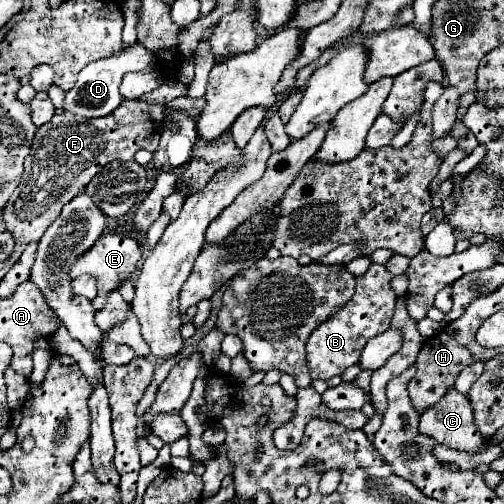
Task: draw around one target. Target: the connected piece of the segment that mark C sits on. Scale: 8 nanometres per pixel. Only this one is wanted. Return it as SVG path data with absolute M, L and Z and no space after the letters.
M455 388L421 416L419 432L433 436L437 444L461 452L477 452L485 444L479 428L475 426L471 402Z

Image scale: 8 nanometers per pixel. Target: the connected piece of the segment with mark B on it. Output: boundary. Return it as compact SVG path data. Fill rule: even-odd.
M371 264L371 268L357 278L355 294L347 306L343 306L337 314L333 314L327 322L323 322L307 342L307 360L311 378L317 380L331 380L345 372L345 368L353 366L361 358L361 350L365 348L367 340L385 332L393 318L395 308L395 292L391 290L393 274L383 264Z

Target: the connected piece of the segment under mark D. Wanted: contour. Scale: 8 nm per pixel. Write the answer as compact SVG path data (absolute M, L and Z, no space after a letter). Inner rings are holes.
M135 42L133 46L121 50L117 56L101 58L101 60L95 60L91 64L87 64L79 72L77 86L67 92L65 108L63 110L69 110L71 114L77 114L77 116L83 116L83 118L99 118L99 116L111 114L121 104L121 94L119 94L121 78L127 72L139 72L139 70L143 70L143 68L147 68L151 64L153 64L153 52L147 50L139 42Z

